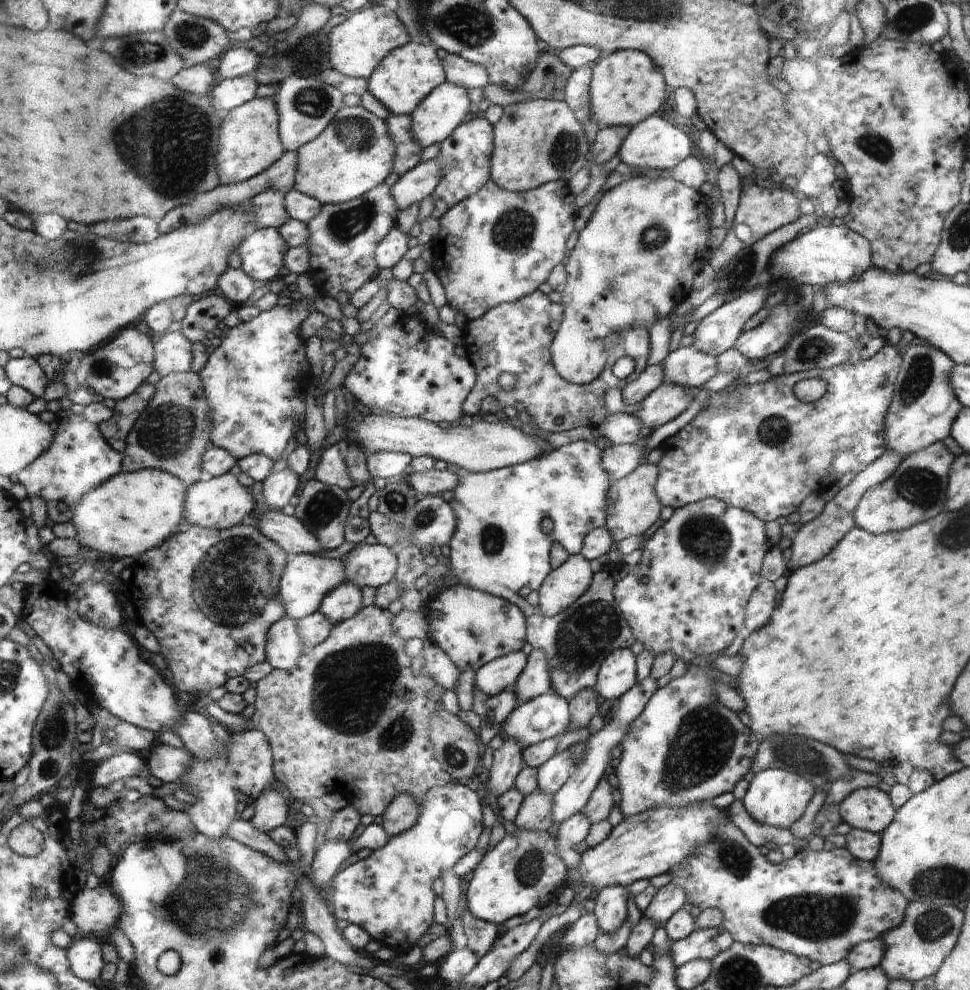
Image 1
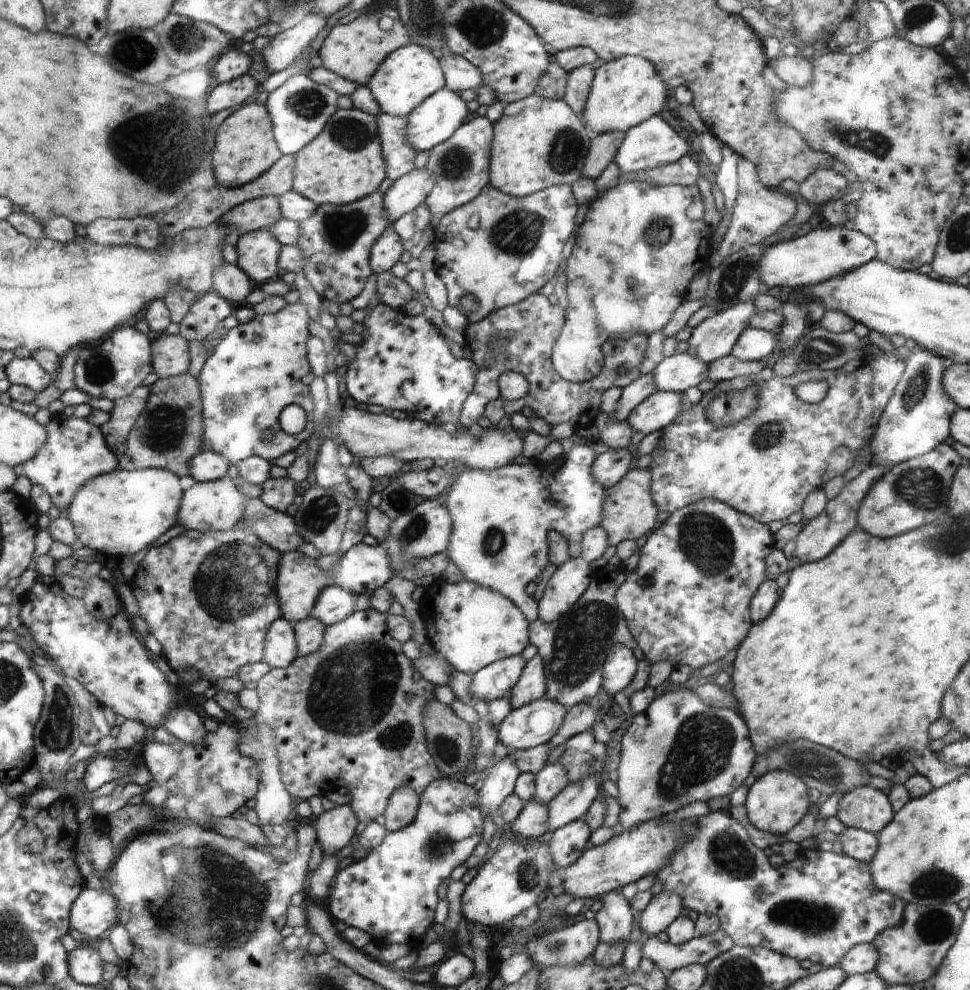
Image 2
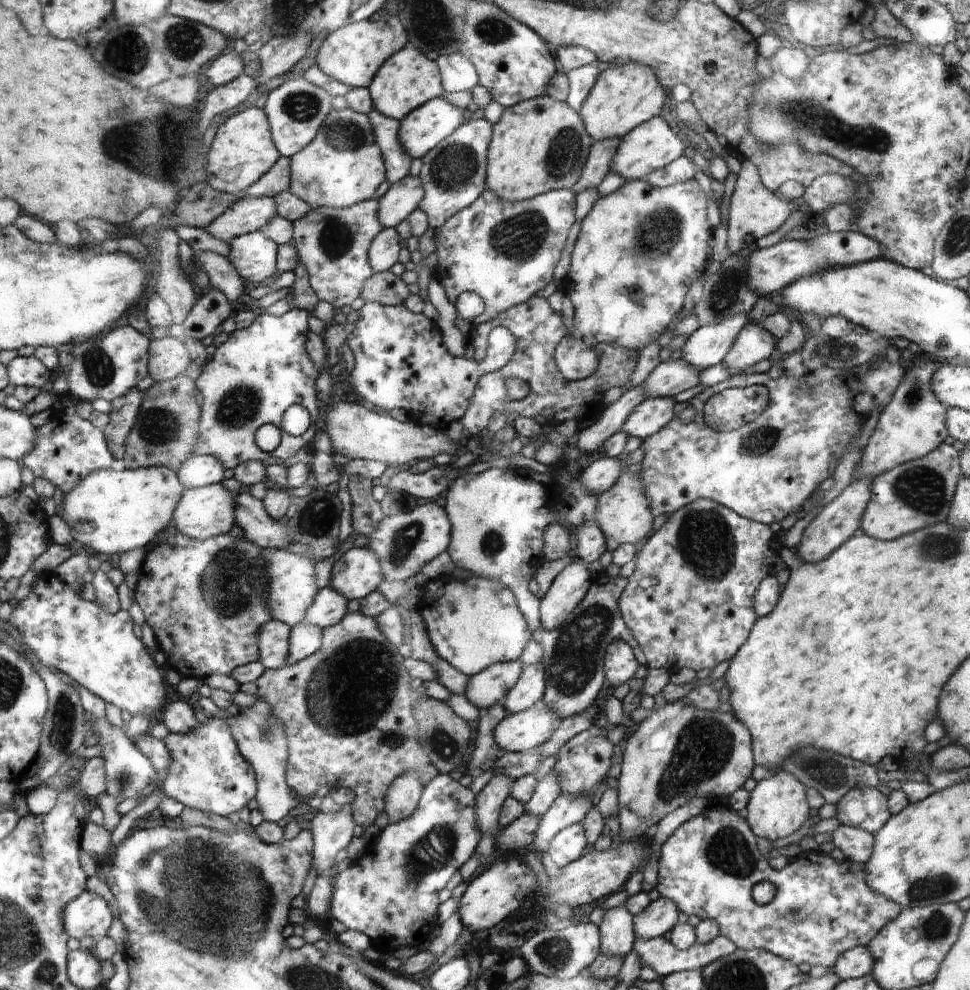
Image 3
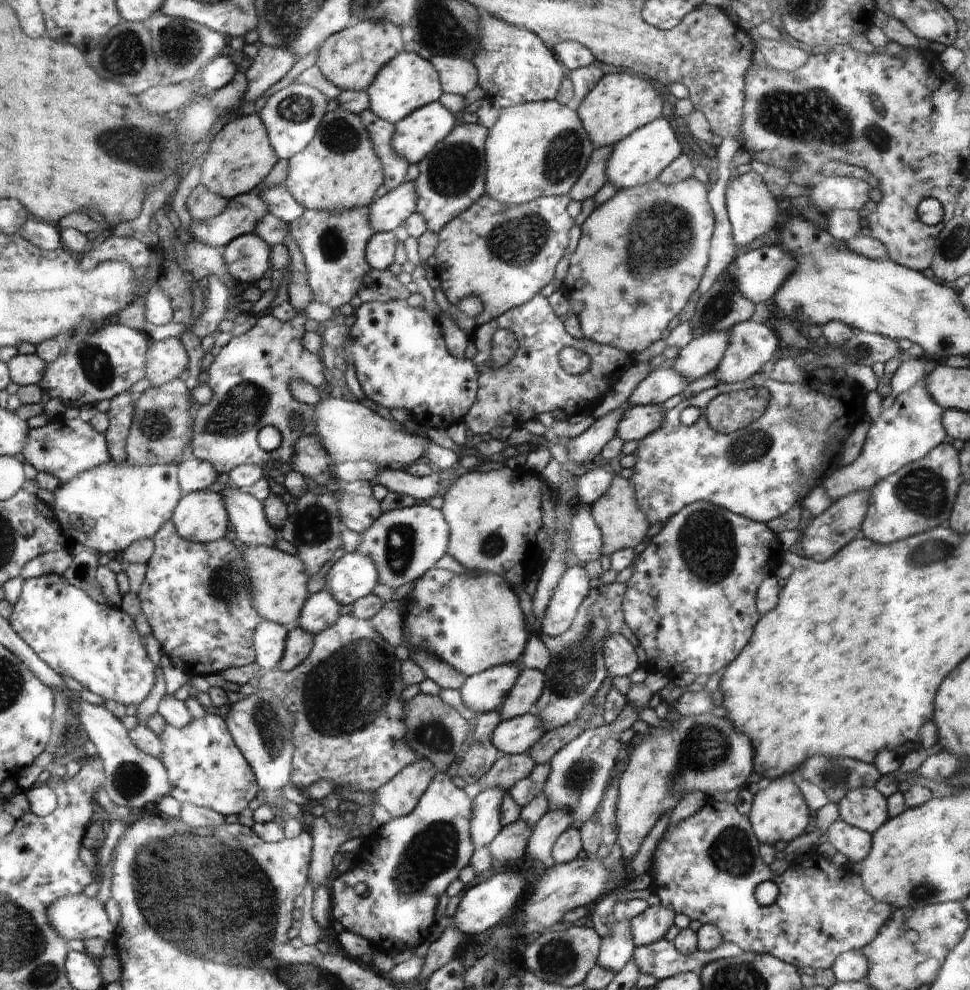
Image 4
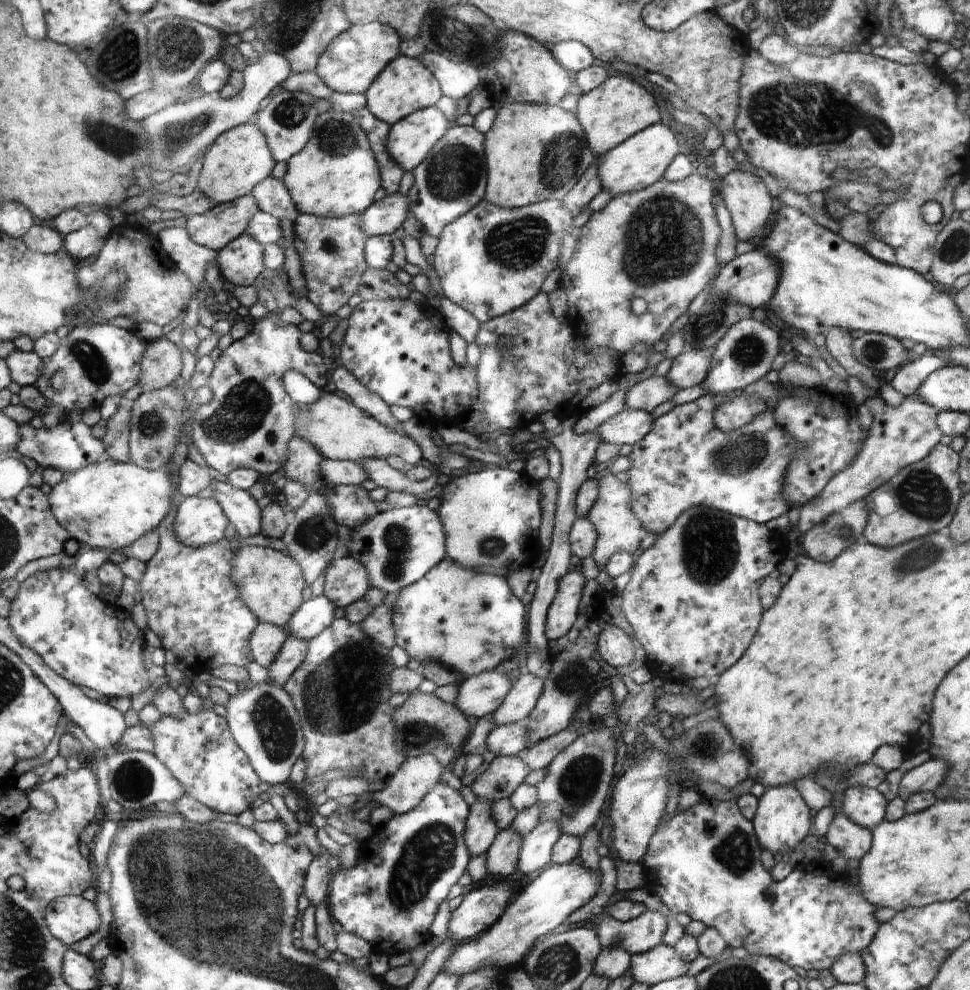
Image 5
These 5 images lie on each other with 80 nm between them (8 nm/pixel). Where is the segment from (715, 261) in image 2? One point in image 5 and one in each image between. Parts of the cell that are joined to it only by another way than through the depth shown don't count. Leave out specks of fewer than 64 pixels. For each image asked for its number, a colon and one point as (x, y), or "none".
3: (754, 211)
4: (751, 209)
5: (747, 200)

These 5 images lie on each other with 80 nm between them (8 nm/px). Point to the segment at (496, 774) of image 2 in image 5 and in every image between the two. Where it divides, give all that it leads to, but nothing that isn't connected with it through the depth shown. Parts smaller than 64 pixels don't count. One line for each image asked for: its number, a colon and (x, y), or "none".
3: (489, 802)
4: (485, 825)
5: (481, 831)

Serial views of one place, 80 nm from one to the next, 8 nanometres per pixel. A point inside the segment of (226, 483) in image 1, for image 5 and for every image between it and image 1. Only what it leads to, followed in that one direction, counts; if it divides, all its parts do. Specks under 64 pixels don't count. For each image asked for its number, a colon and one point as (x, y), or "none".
2: (217, 505)
3: (204, 512)
4: (202, 517)
5: (199, 521)

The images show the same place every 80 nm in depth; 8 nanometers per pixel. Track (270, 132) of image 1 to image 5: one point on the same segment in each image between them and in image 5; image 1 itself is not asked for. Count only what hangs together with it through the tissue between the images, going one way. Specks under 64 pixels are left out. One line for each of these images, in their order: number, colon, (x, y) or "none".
2: (246, 147)
3: (243, 150)
4: (241, 156)
5: (240, 159)

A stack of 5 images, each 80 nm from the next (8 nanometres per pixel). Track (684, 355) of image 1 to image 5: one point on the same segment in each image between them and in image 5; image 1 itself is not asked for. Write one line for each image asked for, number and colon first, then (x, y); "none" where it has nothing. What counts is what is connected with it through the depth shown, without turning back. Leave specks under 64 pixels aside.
2: (676, 373)
3: (669, 378)
4: (662, 384)
5: (645, 395)

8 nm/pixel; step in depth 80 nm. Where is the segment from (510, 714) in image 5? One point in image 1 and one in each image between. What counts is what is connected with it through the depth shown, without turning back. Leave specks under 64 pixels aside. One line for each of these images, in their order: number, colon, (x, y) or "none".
1: (534, 680)
2: (531, 686)
3: (528, 690)
4: (521, 699)

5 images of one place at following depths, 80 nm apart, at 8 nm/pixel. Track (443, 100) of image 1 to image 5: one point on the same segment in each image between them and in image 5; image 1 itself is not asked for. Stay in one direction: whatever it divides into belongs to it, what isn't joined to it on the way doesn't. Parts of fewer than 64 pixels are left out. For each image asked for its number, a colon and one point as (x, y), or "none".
2: (433, 121)
3: (426, 127)
4: (415, 137)
5: (410, 142)

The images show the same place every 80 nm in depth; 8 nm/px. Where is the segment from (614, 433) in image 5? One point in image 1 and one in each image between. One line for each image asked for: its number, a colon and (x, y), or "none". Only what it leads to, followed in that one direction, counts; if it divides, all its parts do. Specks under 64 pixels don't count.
1: (668, 401)
2: (661, 408)
3: (651, 415)
4: (639, 421)

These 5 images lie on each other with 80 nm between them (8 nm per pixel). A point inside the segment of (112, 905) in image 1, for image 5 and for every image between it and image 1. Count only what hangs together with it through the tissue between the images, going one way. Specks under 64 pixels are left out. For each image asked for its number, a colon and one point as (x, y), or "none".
2: (94, 913)
3: (86, 915)
4: (79, 917)
5: (72, 918)

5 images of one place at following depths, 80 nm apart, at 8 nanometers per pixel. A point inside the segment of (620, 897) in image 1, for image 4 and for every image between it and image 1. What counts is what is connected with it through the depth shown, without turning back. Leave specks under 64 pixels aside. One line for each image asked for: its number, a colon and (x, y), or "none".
2: (614, 920)
3: (616, 931)
4: (616, 949)

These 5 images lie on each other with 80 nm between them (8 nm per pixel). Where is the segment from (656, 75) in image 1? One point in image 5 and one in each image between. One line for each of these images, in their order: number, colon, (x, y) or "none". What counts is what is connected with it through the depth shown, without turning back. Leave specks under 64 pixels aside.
2: (627, 91)
3: (626, 96)
4: (619, 104)
5: (619, 108)

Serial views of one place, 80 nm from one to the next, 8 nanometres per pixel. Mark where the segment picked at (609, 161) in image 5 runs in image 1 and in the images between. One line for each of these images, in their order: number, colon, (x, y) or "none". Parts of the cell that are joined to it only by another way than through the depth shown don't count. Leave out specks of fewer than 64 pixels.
1: (655, 143)
2: (653, 143)
3: (651, 146)
4: (641, 157)

